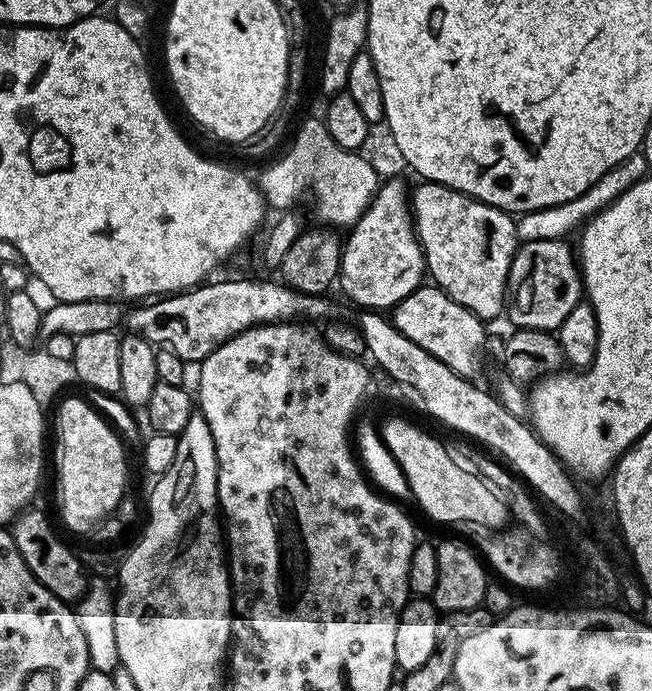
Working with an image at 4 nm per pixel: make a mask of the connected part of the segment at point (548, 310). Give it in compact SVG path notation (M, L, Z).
M567 239L523 242L510 266L510 307L506 317L513 329L529 328L555 333L574 306L582 302L586 284L580 275L577 253Z

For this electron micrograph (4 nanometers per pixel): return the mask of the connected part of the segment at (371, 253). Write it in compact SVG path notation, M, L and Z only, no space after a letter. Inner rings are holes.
M385 179L362 218L358 218L358 222L351 225L349 232L352 233L348 240L346 236L343 241L340 254L338 288L357 304L357 309L391 310L402 303L415 288L425 283L424 252L420 248L420 238L416 235L416 225L412 222L409 185L404 185L400 180Z

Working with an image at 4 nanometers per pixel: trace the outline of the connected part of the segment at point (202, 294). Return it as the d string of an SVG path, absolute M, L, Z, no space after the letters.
M215 280L198 284L187 292L169 294L131 307L126 314L127 331L156 348L169 348L185 362L203 362L218 350L218 346L230 342L230 338L242 334L247 328L279 322L316 322L312 320L324 320L332 312L327 295L296 292L283 282Z

